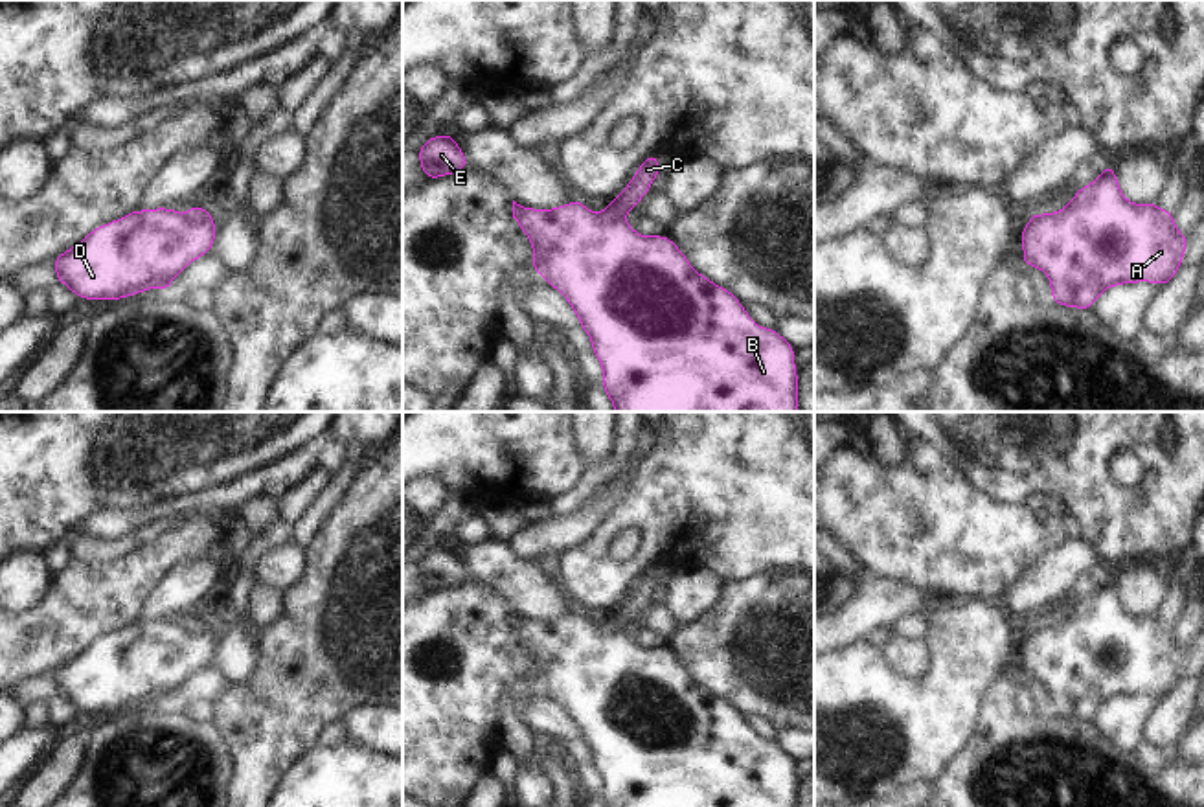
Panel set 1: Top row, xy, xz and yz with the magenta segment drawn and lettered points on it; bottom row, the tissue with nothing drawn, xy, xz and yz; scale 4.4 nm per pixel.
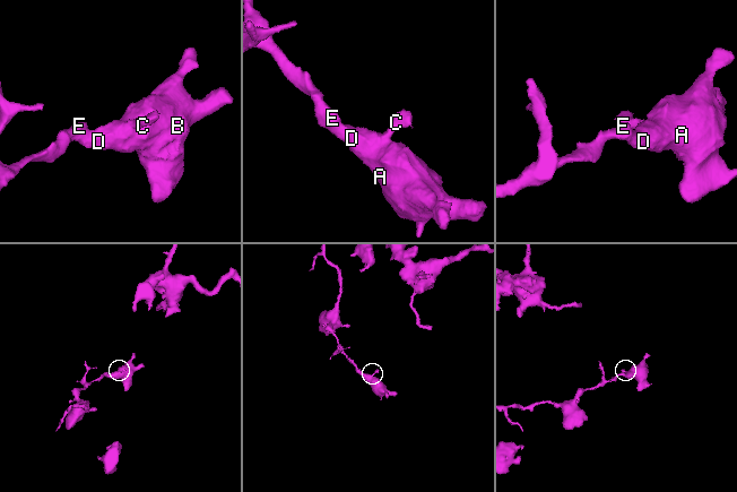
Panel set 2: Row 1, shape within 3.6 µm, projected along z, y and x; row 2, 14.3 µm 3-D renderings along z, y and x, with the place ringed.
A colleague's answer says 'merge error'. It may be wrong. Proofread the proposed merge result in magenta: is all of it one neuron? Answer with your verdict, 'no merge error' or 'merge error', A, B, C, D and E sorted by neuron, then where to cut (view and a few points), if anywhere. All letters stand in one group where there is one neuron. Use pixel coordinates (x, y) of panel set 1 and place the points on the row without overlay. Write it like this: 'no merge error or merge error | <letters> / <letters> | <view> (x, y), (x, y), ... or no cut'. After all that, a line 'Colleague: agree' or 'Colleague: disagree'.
merge error | A B D E / C | xy (212, 627), (201, 631), (182, 629)
Colleague: agree

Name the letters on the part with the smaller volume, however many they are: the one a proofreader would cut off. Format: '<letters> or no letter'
C

